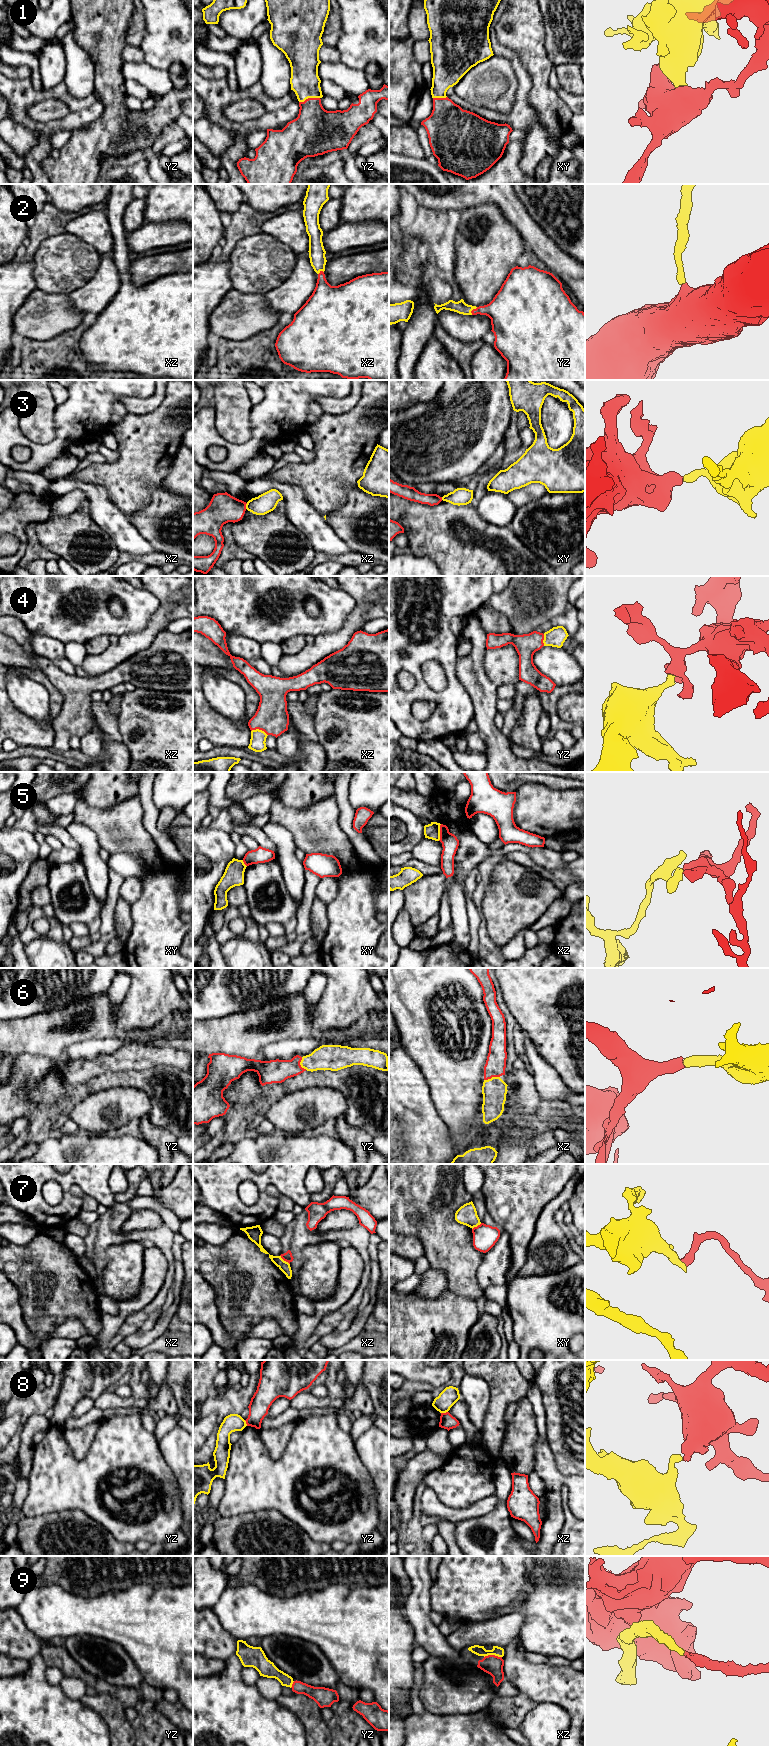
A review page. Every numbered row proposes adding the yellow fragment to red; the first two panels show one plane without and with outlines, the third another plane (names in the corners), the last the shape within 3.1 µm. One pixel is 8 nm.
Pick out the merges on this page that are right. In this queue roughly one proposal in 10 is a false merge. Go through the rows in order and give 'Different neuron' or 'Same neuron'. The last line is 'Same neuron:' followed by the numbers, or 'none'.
1: Same neuron
2: Same neuron
3: Different neuron
4: Same neuron
5: Different neuron
6: Same neuron
7: Different neuron
8: Different neuron
9: Same neuron
Same neuron: 1, 2, 4, 6, 9

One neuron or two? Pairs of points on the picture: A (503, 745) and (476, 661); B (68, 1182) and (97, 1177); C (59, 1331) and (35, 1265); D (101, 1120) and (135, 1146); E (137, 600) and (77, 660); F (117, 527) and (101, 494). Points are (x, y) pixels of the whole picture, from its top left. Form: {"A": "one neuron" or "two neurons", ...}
{"A": "one neuron", "B": "one neuron", "C": "two neurons", "D": "two neurons", "E": "two neurons", "F": "one neuron"}

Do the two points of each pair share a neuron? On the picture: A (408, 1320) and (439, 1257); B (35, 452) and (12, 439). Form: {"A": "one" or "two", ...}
{"A": "two", "B": "one"}

